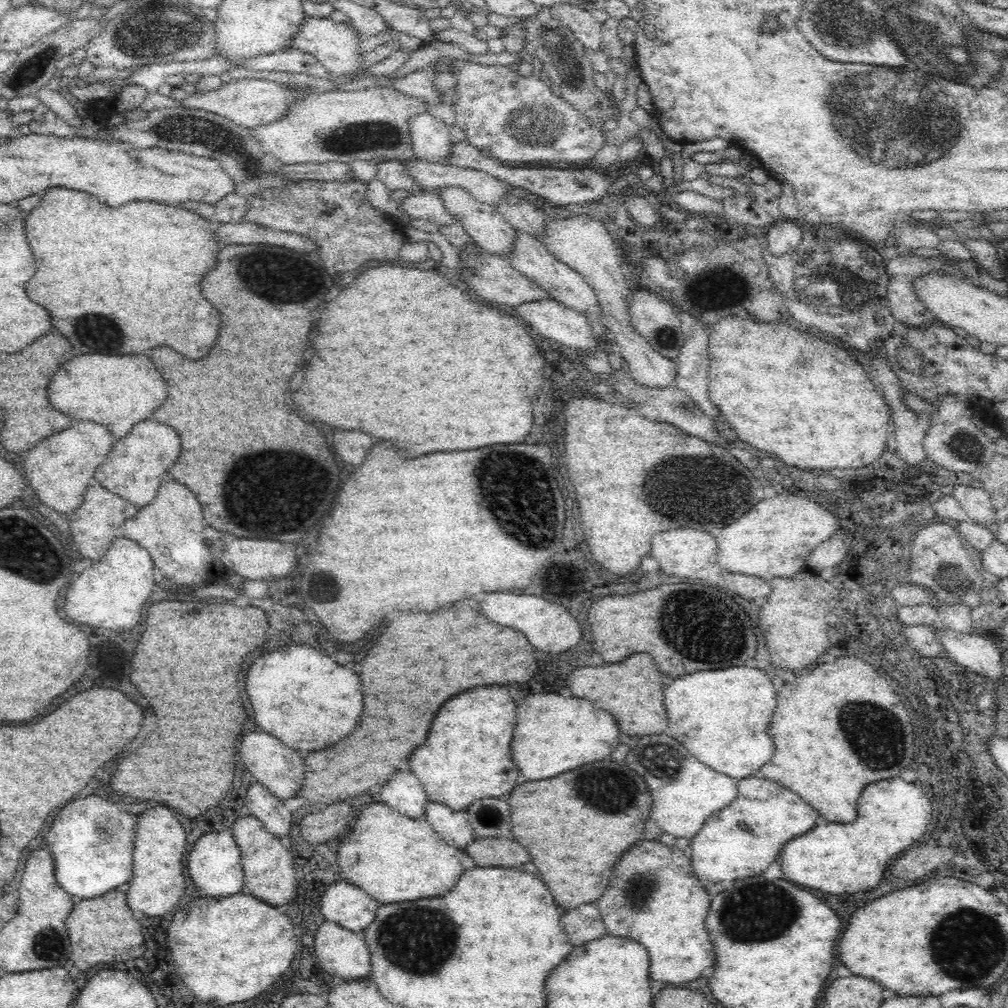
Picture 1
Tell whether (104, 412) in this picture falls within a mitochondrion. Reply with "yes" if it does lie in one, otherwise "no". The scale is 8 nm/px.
no

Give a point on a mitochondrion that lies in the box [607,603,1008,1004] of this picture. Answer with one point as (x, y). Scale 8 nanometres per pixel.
(963, 947)

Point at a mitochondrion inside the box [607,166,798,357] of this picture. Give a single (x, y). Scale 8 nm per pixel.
(665, 337)

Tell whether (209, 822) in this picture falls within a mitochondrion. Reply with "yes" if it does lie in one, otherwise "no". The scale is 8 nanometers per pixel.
no

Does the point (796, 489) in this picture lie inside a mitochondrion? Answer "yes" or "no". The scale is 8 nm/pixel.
no

